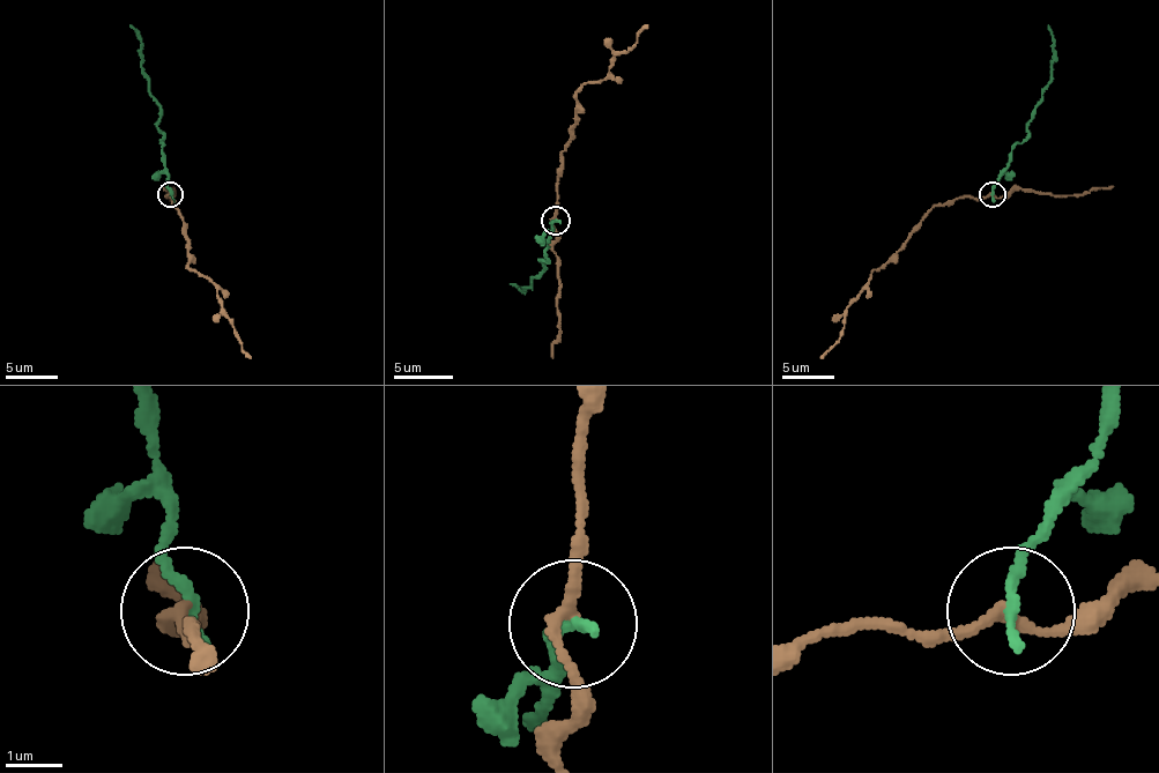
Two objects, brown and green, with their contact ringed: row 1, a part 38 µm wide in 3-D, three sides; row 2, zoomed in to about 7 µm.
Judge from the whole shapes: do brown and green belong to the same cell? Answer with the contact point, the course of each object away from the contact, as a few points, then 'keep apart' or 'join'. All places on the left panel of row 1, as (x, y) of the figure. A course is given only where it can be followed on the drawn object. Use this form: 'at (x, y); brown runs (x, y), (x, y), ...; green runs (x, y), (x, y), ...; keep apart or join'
at (170, 194); brown runs (170, 194), (187, 242), (191, 267), (216, 288), (235, 335), (250, 358); green runs (170, 194), (160, 104), (146, 77), (141, 36), (131, 25); keep apart

